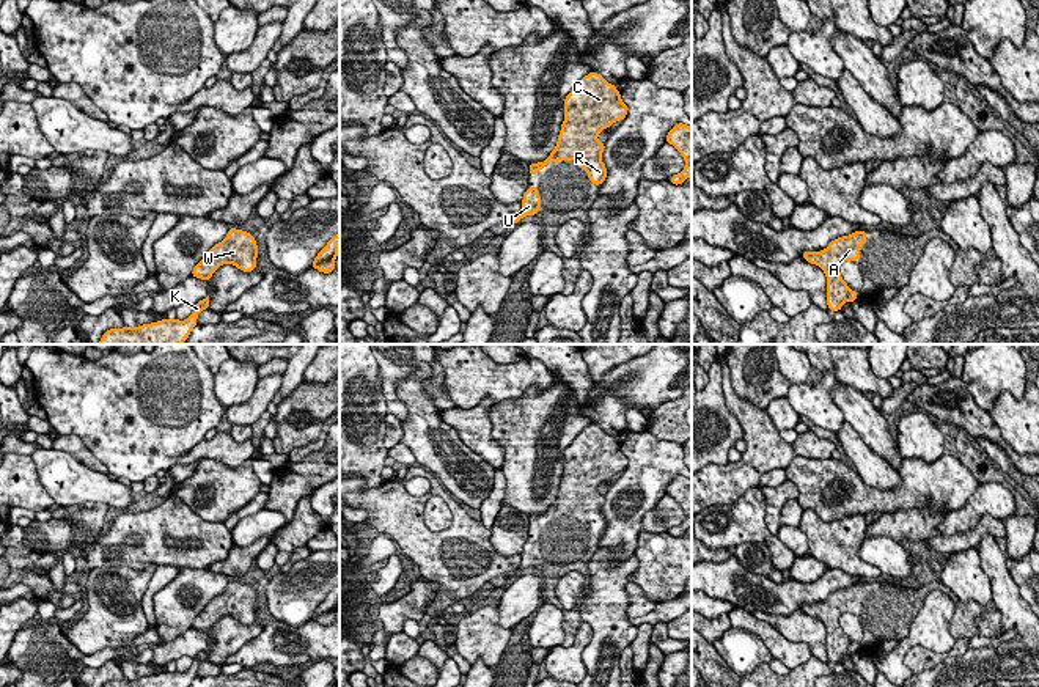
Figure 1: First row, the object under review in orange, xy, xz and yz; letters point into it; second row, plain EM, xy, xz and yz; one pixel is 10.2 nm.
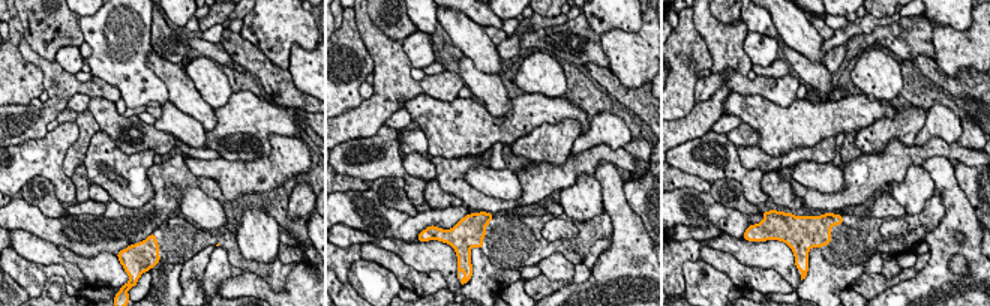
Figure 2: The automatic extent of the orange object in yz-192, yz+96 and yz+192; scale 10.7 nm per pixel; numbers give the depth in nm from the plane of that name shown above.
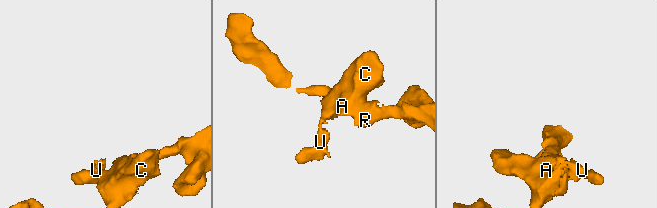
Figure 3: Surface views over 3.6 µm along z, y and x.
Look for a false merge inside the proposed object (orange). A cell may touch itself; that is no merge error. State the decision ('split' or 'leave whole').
leave whole

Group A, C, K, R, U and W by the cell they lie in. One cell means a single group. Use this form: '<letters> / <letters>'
A C K R U W

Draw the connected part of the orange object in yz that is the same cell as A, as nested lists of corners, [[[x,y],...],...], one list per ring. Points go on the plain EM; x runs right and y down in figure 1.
[[[855,583],[849,588],[838,590],[821,604],[803,604],[802,610],[811,616],[819,618],[827,629],[827,657],[832,663],[839,663],[846,654],[857,652],[858,646],[852,643],[843,632],[839,618],[843,613],[857,615],[860,612],[860,601],[866,593],[866,583]]]

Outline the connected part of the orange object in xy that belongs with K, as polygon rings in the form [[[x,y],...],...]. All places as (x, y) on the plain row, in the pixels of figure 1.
[[[209,648],[193,657],[192,667],[184,671],[162,671],[151,676],[143,676],[138,679],[123,679],[123,681],[110,681],[104,684],[104,687],[190,687],[192,681],[198,676],[198,667],[201,662],[209,660]]]

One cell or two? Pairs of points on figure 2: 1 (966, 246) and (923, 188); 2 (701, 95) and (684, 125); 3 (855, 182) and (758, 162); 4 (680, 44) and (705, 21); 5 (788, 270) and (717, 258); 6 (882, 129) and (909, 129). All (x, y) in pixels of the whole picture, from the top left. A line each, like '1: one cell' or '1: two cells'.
1: two cells
2: two cells
3: two cells
4: two cells
5: two cells
6: one cell

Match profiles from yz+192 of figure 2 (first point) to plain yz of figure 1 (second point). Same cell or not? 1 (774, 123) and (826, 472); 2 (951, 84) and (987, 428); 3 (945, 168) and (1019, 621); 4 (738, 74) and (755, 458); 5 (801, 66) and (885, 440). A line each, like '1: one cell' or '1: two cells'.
1: one cell
2: two cells
3: one cell
4: one cell
5: two cells

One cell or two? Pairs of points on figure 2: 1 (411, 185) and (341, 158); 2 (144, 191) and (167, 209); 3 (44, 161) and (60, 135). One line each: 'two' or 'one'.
1: one
2: two
3: one

